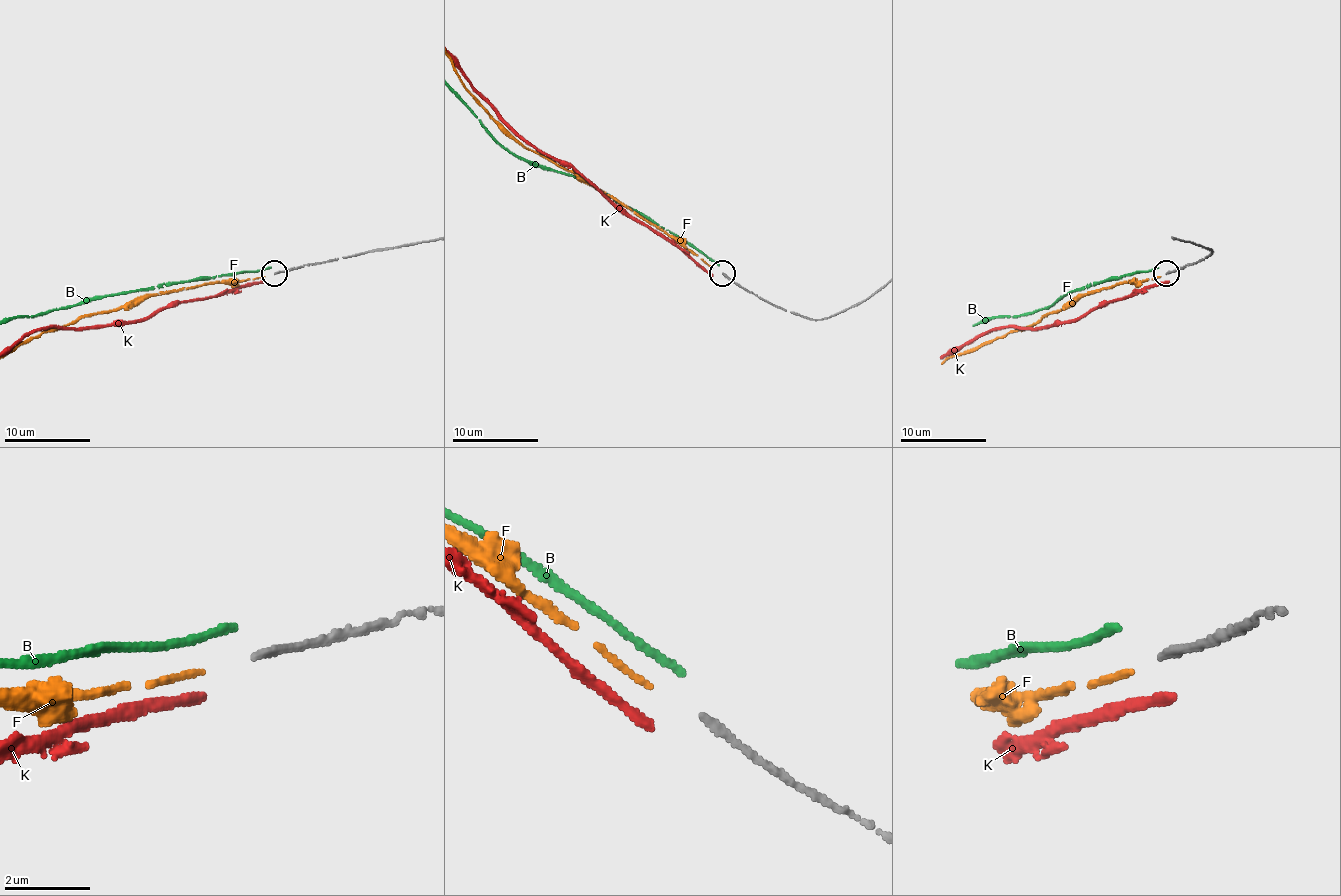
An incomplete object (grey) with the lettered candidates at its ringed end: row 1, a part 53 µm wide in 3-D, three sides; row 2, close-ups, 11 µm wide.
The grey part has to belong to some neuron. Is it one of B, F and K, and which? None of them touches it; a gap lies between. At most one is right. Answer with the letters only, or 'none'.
F

